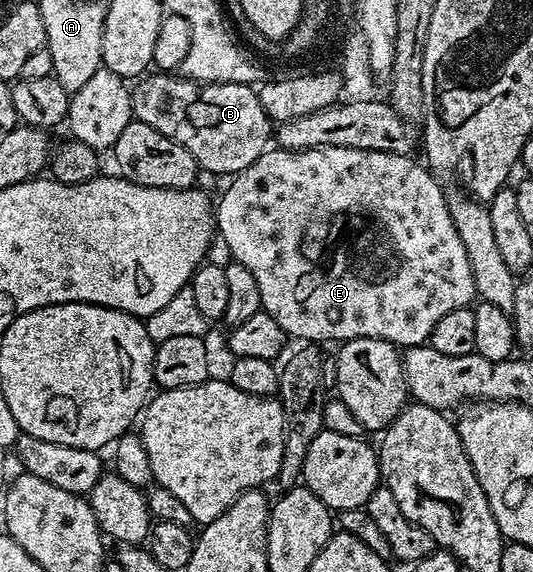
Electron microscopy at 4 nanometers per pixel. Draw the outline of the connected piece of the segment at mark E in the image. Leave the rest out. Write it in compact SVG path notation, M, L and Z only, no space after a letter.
M312 146L309 150L270 148L227 181L230 183L222 199L216 202L217 233L218 230L222 233L230 249L229 257L252 272L260 292L261 309L272 316L272 320L276 320L276 324L280 324L282 331L291 339L324 344L329 338L382 338L399 348L421 346L429 339L431 328L440 316L444 316L444 312L470 306L475 301L468 256L464 252L464 244L460 244L460 236L456 236L456 226L452 224L444 190L438 187L437 180L433 178L435 175L421 161L413 160L413 157L404 154L347 146Z

